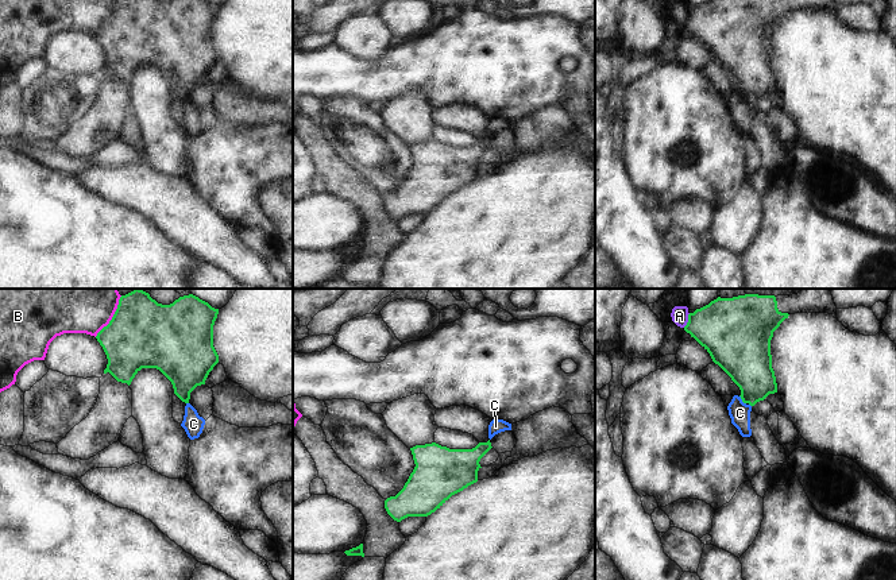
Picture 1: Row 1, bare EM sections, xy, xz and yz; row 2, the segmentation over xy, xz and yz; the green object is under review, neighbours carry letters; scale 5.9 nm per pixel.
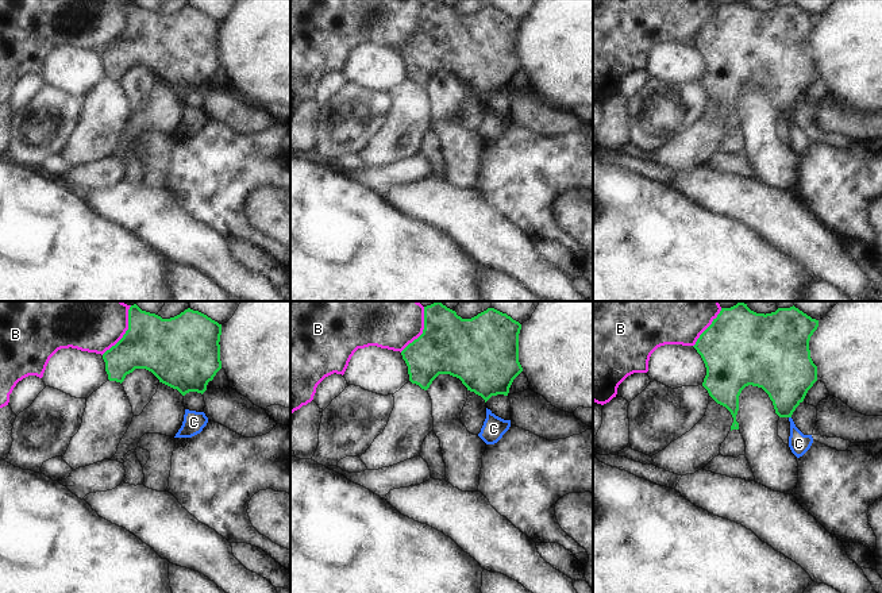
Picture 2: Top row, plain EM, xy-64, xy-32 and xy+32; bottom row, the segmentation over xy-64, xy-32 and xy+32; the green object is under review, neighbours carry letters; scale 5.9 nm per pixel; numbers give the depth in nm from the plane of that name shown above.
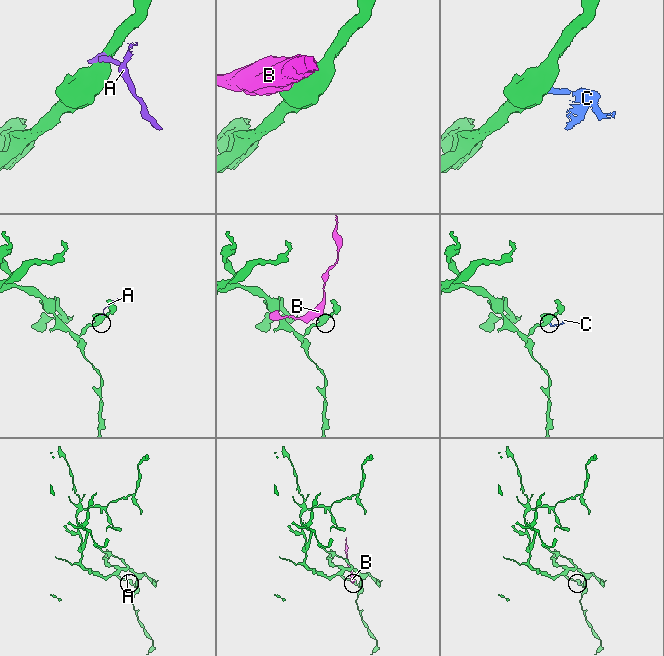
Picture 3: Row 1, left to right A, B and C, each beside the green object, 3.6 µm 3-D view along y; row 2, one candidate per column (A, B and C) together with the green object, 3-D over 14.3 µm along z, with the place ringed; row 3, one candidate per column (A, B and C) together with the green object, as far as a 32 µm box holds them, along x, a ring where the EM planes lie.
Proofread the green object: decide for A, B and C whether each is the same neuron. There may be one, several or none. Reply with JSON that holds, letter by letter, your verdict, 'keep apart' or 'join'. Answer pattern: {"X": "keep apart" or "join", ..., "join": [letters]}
{"A": "keep apart", "B": "keep apart", "C": "keep apart", "join": []}

